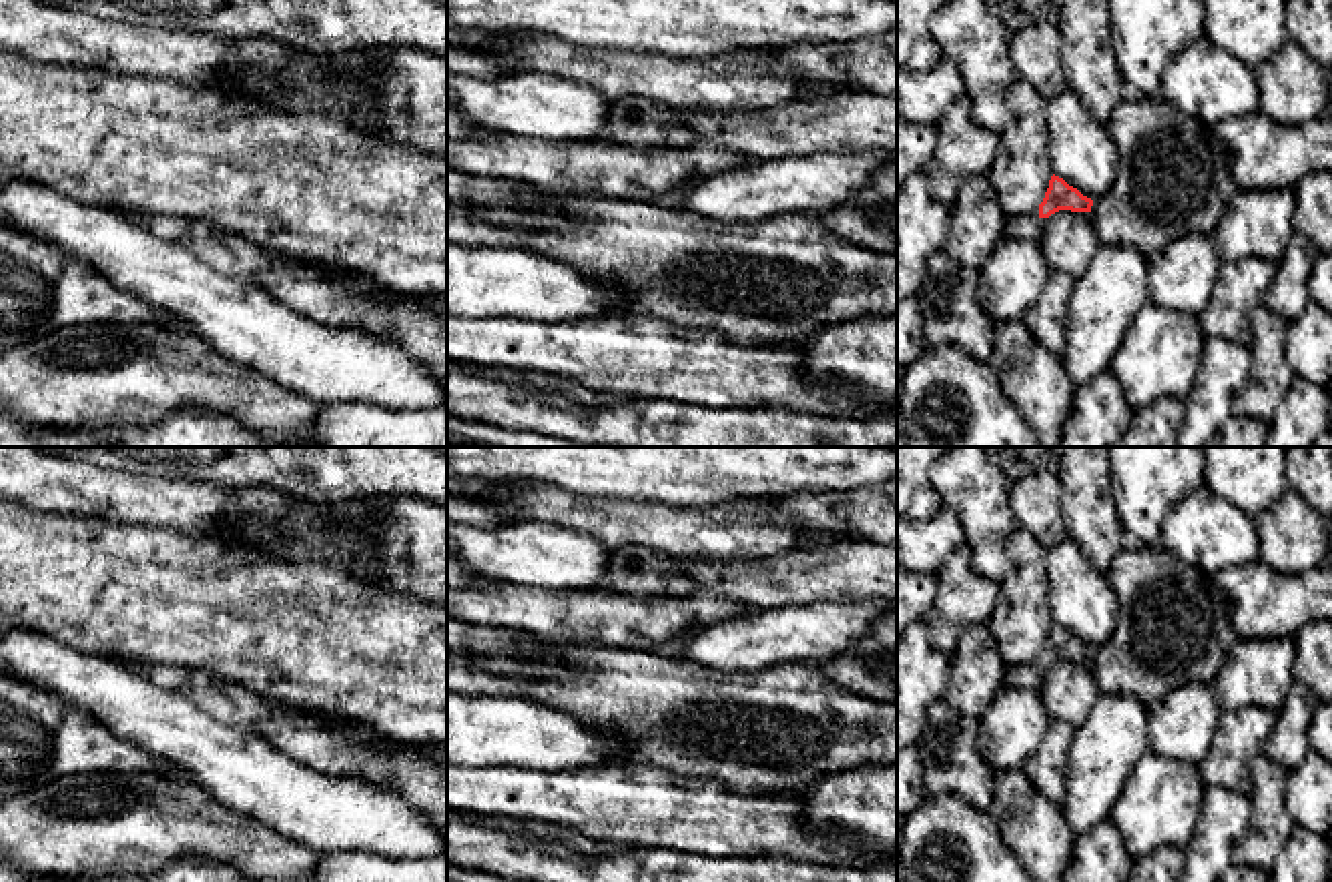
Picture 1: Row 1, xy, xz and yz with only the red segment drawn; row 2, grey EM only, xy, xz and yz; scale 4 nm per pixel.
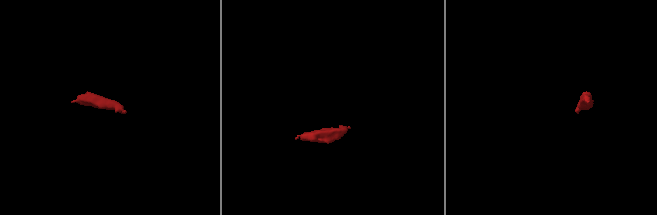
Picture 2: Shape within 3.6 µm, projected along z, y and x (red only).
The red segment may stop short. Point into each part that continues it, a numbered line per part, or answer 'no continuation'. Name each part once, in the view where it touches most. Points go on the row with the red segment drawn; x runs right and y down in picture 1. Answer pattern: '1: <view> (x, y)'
1: yz (1030, 227)

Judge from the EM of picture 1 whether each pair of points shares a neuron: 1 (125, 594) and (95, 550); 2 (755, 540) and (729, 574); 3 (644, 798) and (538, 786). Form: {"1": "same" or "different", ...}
{"1": "same", "2": "different", "3": "same"}

